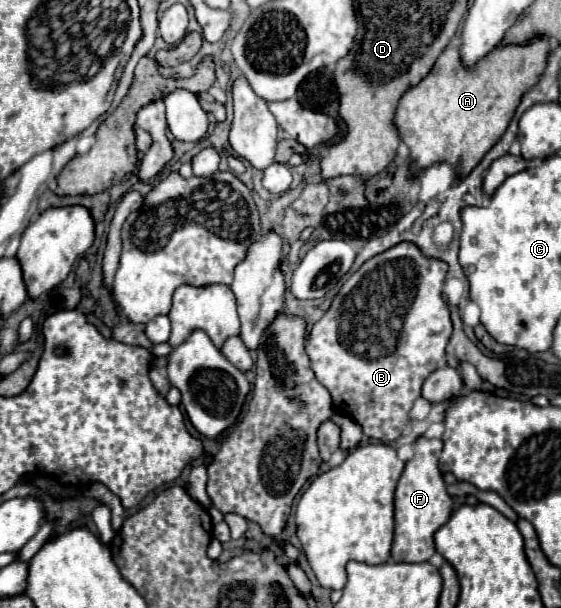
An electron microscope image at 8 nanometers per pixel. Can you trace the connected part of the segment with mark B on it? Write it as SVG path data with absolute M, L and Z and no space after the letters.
M398 243L396 247L372 257L370 261L366 261L348 281L346 285L340 289L340 295L334 297L332 301L332 307L324 313L324 317L312 327L310 335L308 335L308 341L306 341L306 353L312 361L312 369L316 373L316 379L330 391L332 395L332 405L334 405L334 411L338 413L344 413L348 417L352 417L354 421L358 421L364 429L364 435L372 437L372 439L378 439L378 441L394 441L402 435L404 431L404 425L410 421L410 409L412 409L412 403L420 397L420 389L422 389L422 383L424 379L434 371L438 369L438 363L440 359L444 359L444 349L446 349L446 343L452 335L452 321L450 321L450 311L442 299L442 285L444 285L444 279L446 279L446 271L448 271L448 265L438 261L438 259L428 259L420 253L420 249L412 243Z

